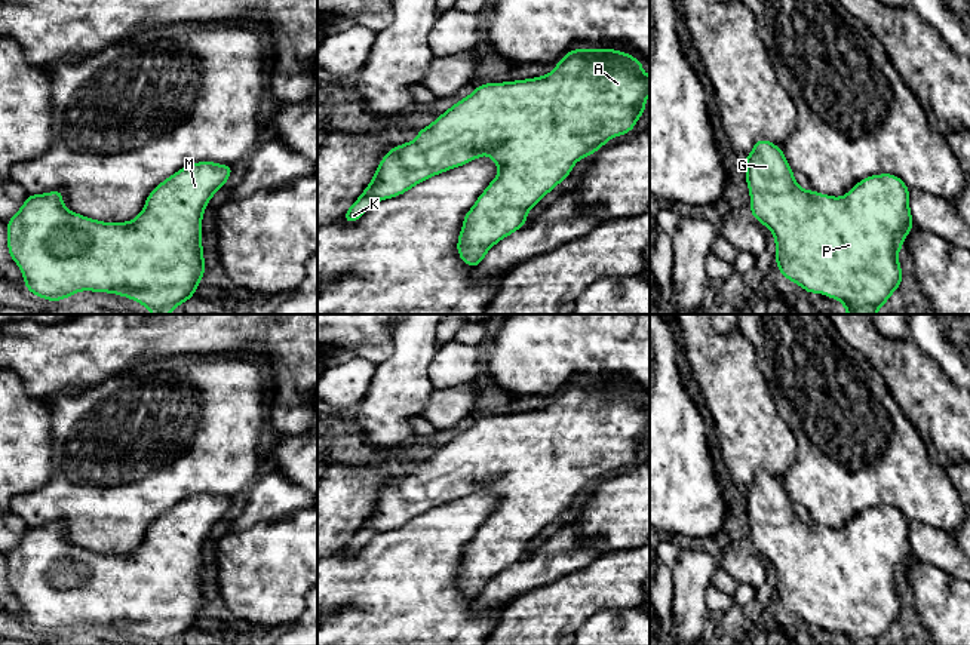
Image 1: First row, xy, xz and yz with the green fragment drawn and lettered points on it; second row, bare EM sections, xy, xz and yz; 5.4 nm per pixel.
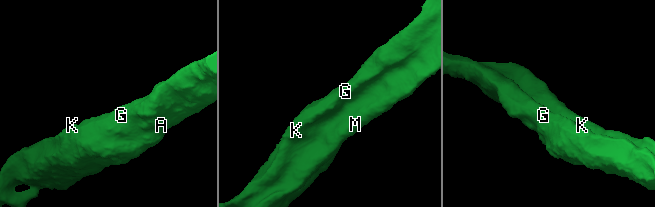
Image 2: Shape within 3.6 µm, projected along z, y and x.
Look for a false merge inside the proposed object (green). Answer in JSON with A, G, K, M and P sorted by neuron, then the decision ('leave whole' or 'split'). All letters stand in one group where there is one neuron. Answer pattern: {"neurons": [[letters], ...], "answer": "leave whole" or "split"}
{"neurons": [["A", "G", "K", "M", "P"]], "answer": "leave whole"}

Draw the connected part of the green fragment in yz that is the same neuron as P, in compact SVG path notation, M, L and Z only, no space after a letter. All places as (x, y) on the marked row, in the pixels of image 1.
M758 139L752 153L743 160L750 193L750 214L774 234L777 270L808 294L819 292L839 300L848 314L877 314L903 279L897 254L914 227L908 200L911 188L896 175L878 173L863 178L844 197L805 191L795 182L794 171L782 148L767 139Z

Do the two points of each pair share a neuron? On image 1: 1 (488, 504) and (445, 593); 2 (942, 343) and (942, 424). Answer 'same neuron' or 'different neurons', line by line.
1: same neuron
2: different neurons

